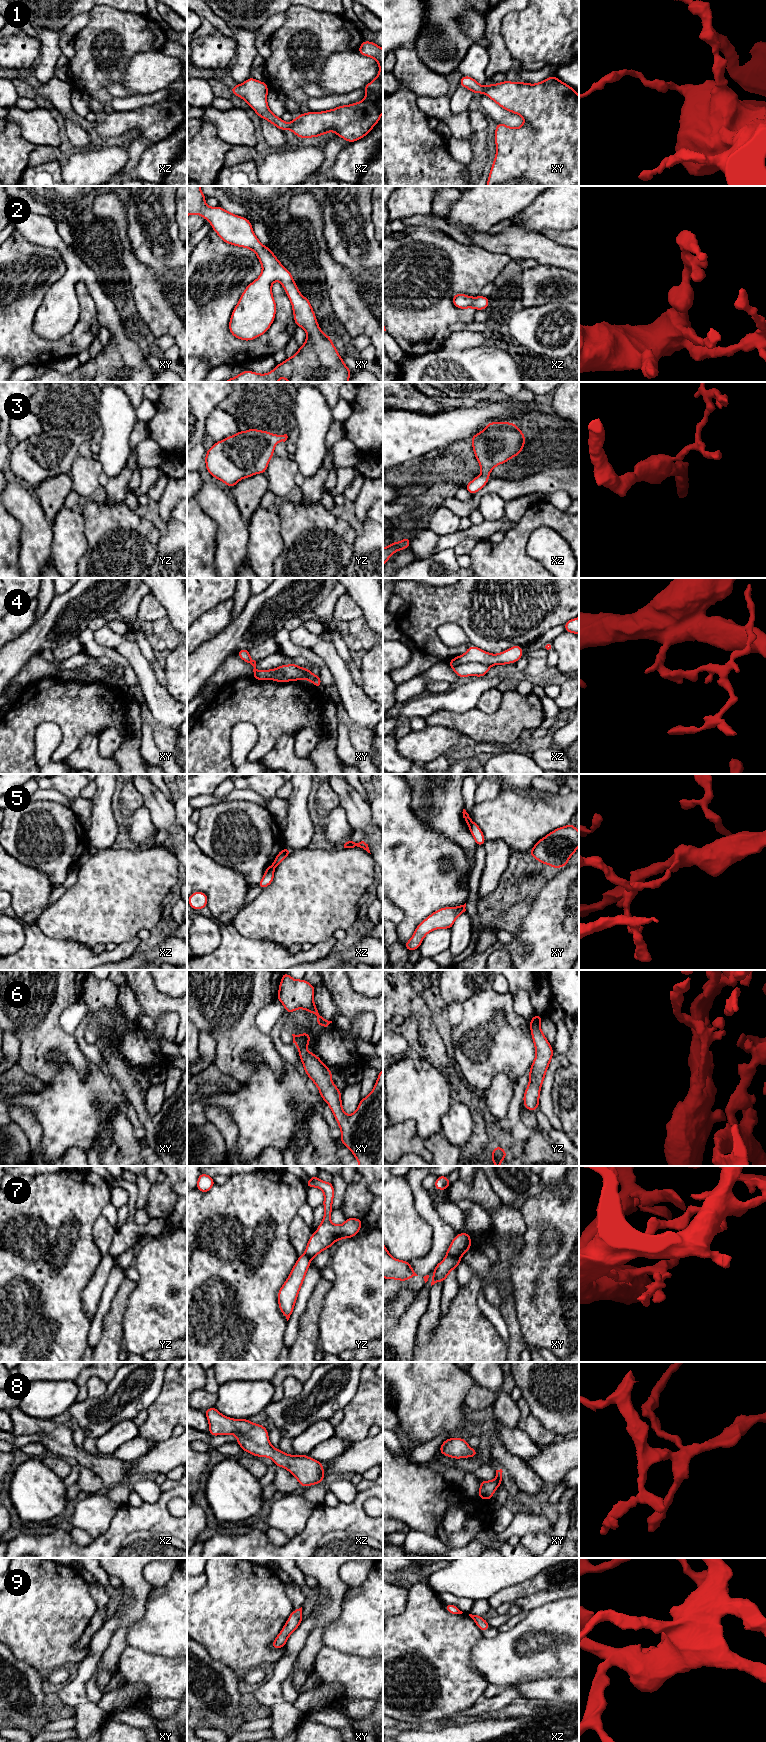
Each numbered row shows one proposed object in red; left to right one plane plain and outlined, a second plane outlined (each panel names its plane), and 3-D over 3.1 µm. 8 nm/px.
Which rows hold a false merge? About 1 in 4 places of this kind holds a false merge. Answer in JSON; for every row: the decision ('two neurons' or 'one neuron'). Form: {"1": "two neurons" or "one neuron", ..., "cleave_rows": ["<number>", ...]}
{"1": "one neuron", "2": "one neuron", "3": "one neuron", "4": "two neurons", "5": "two neurons", "6": "one neuron", "7": "two neurons", "8": "one neuron", "9": "one neuron", "cleave_rows": ["4", "5", "7"]}

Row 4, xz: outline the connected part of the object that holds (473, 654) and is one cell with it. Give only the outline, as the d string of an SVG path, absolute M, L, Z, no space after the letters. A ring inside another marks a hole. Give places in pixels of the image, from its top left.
M515 645L499 654L491 654L478 647L470 646L467 648L465 654L455 657L450 660L448 664L450 666L457 666L468 662L478 662L489 666L500 664L507 665L517 662L522 656L523 650L520 645Z

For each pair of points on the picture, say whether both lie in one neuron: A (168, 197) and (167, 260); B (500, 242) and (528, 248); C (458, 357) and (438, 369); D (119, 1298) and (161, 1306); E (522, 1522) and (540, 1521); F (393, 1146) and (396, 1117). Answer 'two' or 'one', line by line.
A: one
B: one
C: one
D: two
E: one
F: two

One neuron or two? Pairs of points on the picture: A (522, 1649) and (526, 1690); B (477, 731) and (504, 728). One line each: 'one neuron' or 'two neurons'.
A: two neurons
B: one neuron

